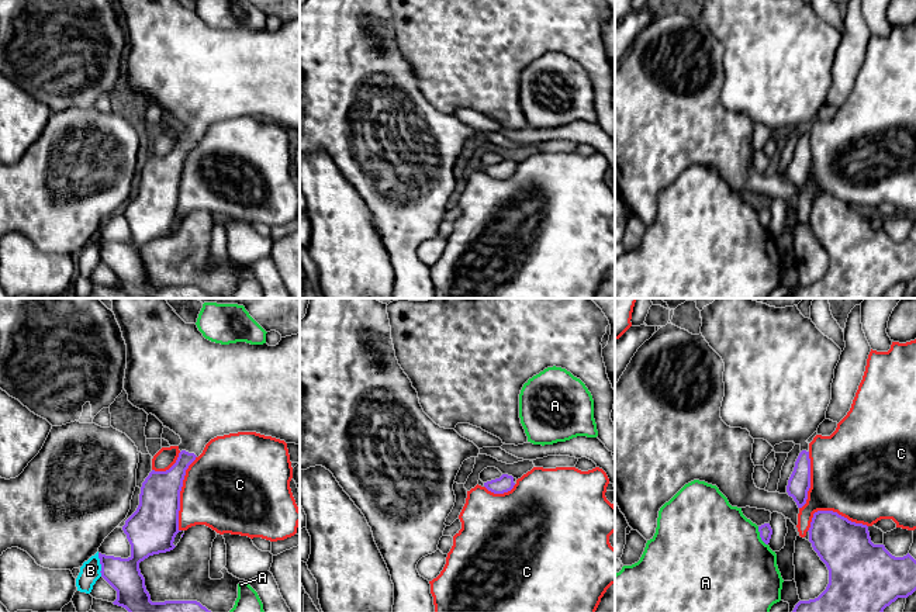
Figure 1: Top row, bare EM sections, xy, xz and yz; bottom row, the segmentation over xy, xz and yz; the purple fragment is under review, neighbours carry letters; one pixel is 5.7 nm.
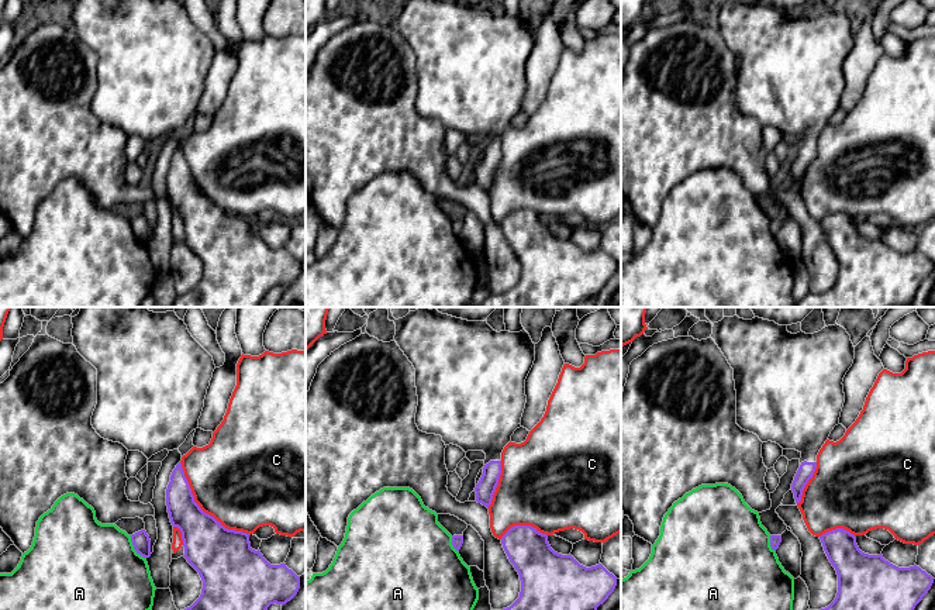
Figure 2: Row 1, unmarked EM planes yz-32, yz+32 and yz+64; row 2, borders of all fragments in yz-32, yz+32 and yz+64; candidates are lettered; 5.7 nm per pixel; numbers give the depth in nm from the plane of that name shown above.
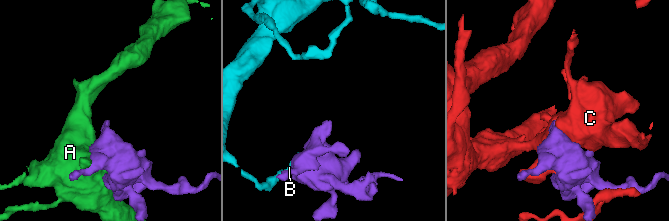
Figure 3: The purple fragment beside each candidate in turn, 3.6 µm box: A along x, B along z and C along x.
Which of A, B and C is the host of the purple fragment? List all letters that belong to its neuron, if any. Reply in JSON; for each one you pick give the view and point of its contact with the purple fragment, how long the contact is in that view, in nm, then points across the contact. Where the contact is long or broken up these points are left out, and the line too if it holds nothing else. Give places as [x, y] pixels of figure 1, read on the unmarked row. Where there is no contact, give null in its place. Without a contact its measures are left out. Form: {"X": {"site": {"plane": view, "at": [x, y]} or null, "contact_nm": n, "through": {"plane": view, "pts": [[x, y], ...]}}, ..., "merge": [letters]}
{"merge": []}

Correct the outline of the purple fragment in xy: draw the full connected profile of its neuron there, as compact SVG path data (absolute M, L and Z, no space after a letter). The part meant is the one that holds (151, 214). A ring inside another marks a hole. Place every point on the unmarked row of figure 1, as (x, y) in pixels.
M115 0L127 30L124 75L128 86L155 100L163 111L180 121L179 142L166 156L152 155L141 172L139 190L125 205L124 218L131 229L128 243L98 238L101 262L117 276L114 290L129 298L212 298L197 286L152 287L141 259L139 248L149 241L173 235L179 217L180 176L189 151L217 122L238 117L256 117L286 128L300 129L300 18L281 23L276 31L236 27L221 30L203 21L196 8L186 8L179 0Z

